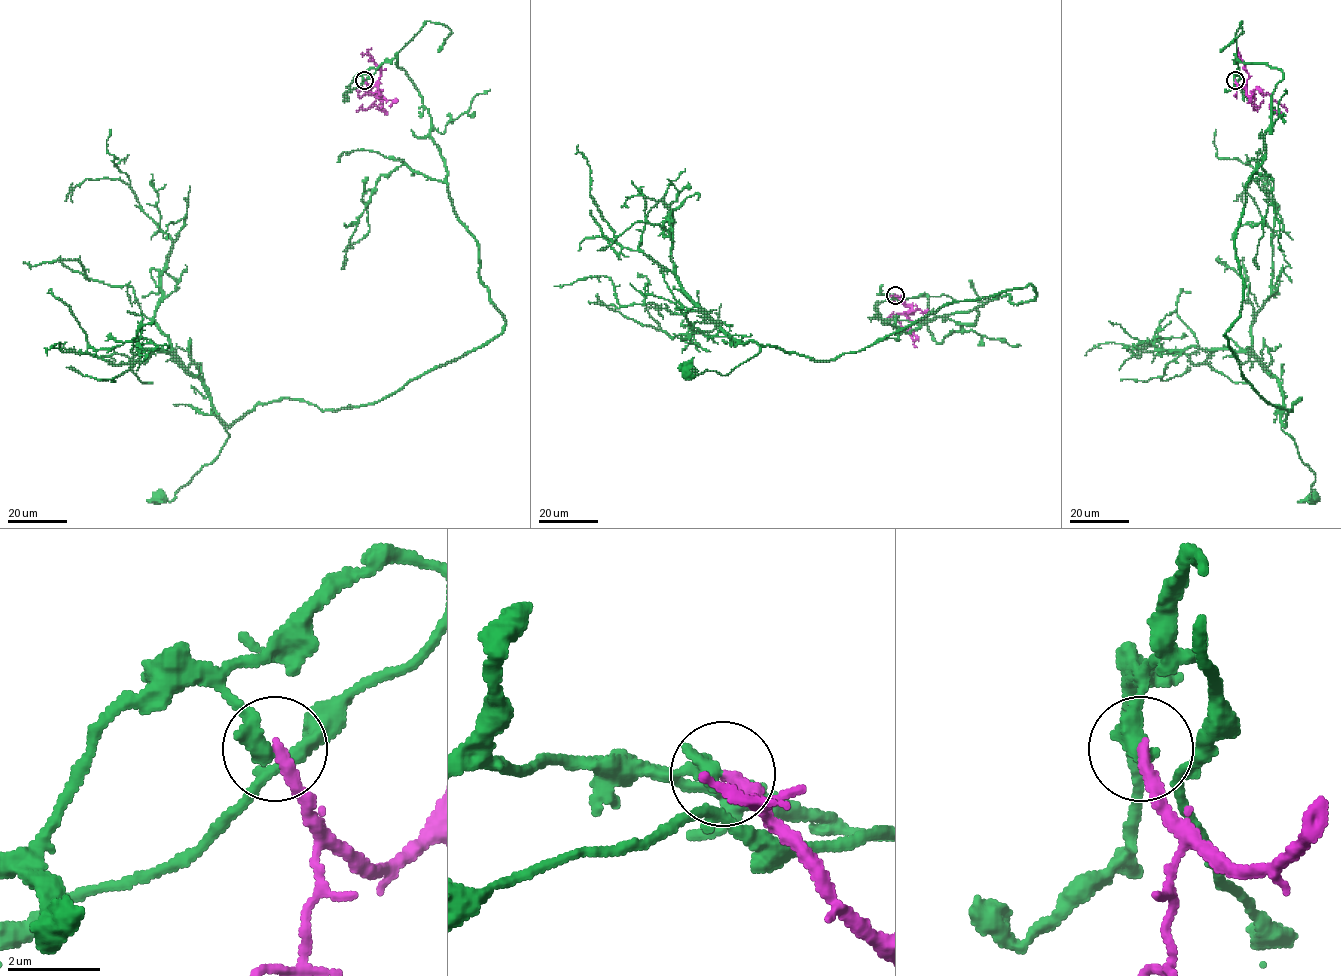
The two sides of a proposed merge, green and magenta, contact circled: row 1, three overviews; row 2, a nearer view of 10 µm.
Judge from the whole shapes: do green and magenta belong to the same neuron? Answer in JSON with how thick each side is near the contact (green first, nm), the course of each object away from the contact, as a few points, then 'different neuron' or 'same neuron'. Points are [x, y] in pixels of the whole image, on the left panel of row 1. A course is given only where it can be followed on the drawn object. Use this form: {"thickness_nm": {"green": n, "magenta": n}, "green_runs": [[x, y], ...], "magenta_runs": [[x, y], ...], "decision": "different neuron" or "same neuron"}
{"thickness_nm": {"green": 300, "magenta": 280}, "green_runs": [[365, 80], [396, 58], [414, 84], [504, 330], [372, 403], [258, 404], [159, 498]], "magenta_runs": [[365, 80], [371, 87], [375, 86], [381, 95], [363, 90], [374, 94], [380, 101], [382, 110], [388, 112]], "decision": "different neuron"}

